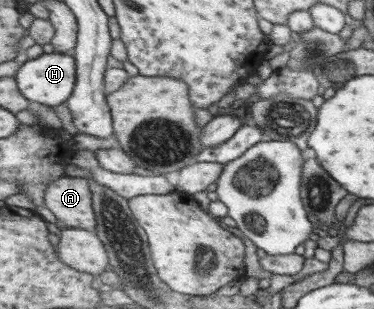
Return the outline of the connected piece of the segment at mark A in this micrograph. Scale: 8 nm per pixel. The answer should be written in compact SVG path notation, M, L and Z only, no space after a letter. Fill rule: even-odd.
M64 176L49 184L47 206L70 228L91 232L97 229L90 179Z

